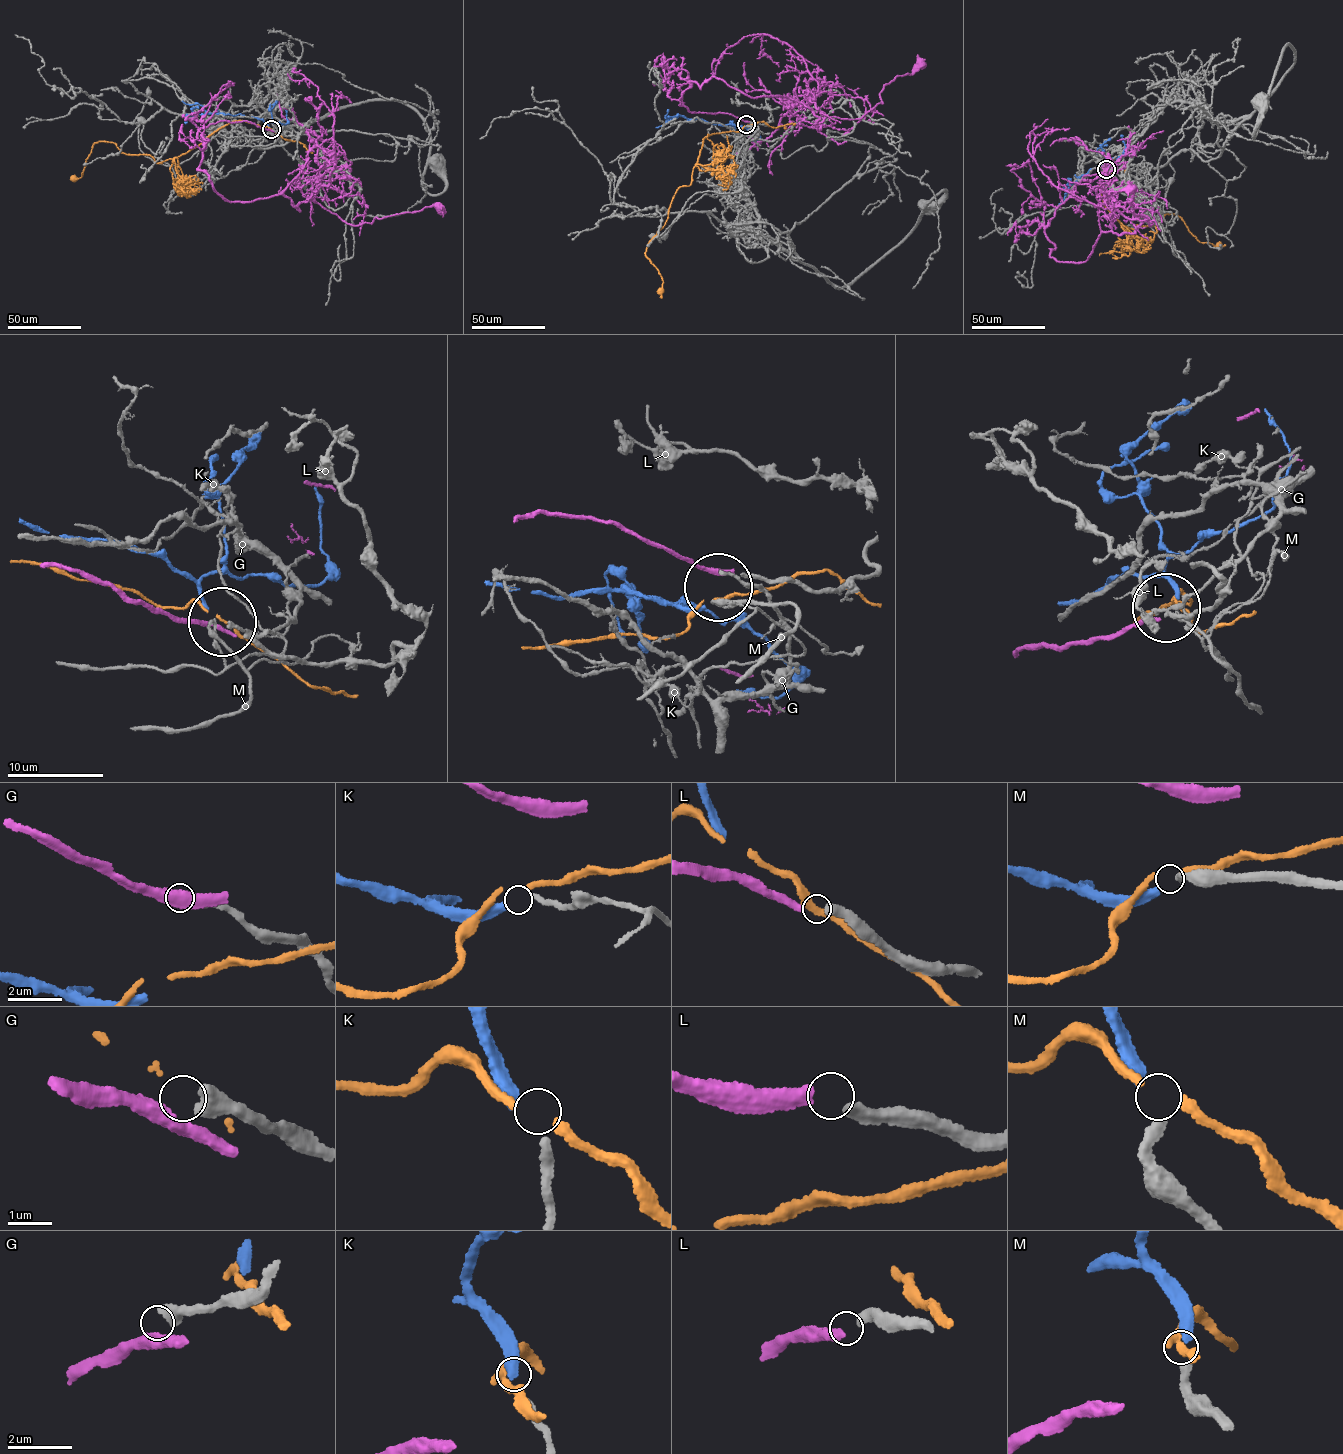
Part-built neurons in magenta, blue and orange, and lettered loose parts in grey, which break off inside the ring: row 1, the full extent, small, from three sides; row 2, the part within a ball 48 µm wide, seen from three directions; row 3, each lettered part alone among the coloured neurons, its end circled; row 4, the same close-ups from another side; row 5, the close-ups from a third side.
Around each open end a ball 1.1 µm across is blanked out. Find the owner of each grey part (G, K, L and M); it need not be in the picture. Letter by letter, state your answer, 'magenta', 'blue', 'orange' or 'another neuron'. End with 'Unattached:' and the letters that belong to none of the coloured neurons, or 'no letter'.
G: another neuron
K: another neuron
L: magenta
M: blue
Unattached: G, K

